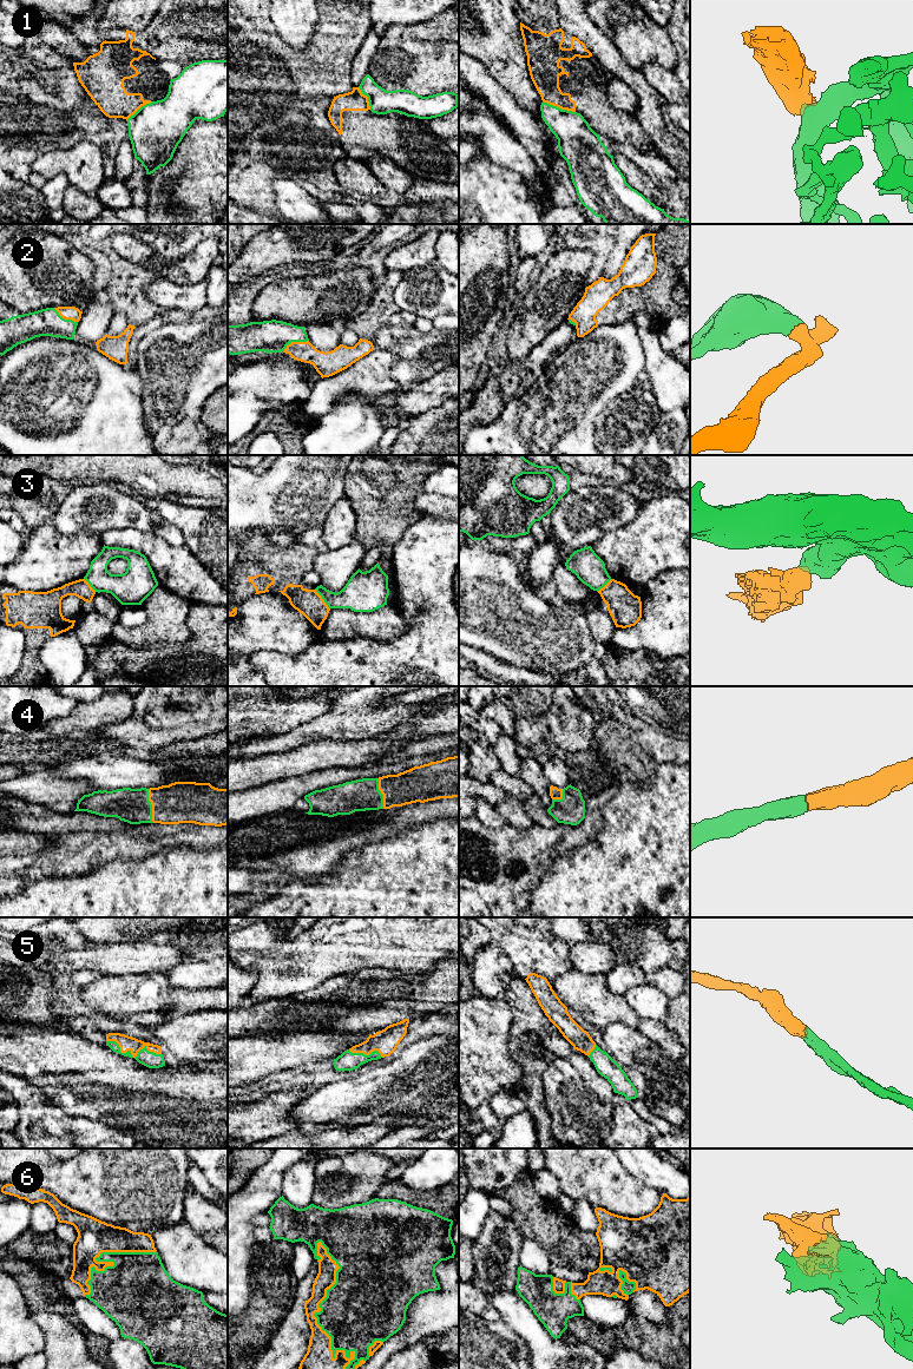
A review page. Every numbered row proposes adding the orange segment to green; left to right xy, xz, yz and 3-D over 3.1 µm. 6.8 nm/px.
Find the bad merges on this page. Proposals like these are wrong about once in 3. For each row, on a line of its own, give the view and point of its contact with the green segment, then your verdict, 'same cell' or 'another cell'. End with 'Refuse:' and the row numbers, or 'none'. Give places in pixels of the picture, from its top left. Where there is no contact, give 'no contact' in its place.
1: yz (558, 107) | another cell
2: xz (294, 341) | same cell
3: xz (322, 598) | another cell
4: xy (151, 805) | same cell
5: xy (131, 1055) | same cell
6: xz (317, 1312) | same cell
Refuse: 1, 3

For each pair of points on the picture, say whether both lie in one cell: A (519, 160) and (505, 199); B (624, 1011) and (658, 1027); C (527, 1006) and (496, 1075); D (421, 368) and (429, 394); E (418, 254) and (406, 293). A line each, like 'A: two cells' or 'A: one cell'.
A: two cells
B: two cells
C: two cells
D: two cells
E: two cells

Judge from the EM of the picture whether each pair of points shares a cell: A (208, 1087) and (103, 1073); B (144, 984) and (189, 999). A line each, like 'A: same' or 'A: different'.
A: same
B: same

